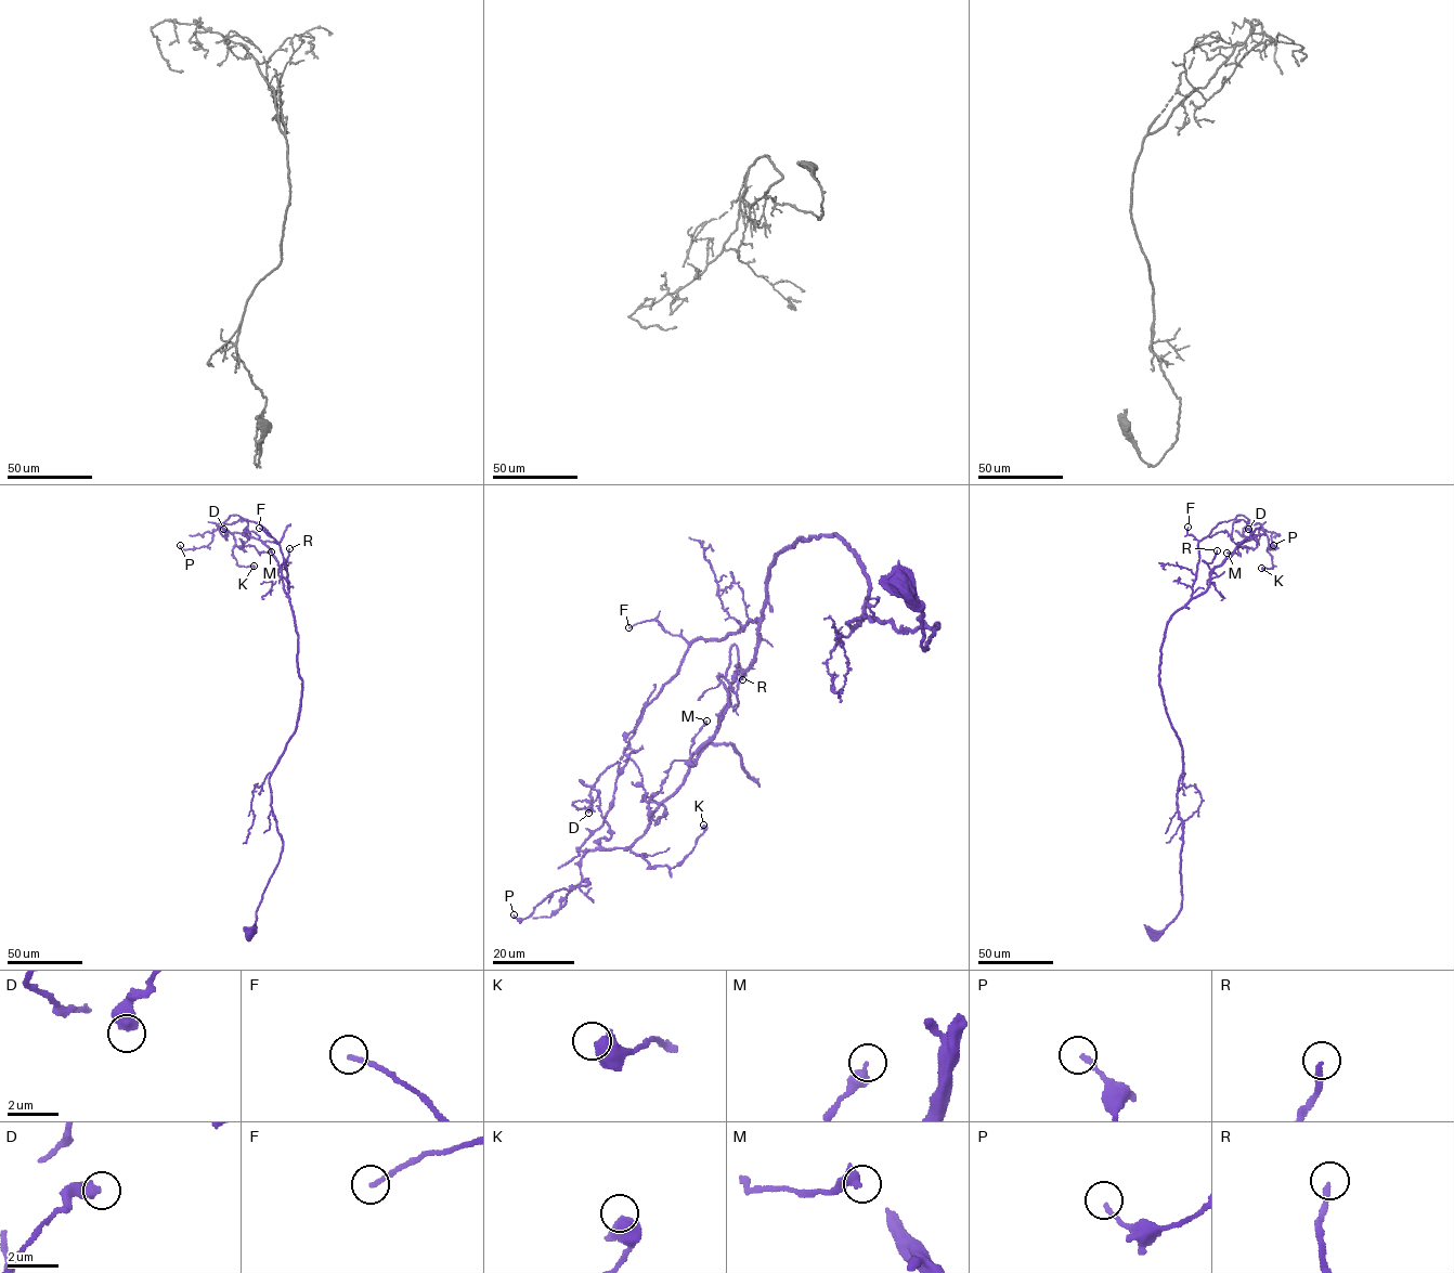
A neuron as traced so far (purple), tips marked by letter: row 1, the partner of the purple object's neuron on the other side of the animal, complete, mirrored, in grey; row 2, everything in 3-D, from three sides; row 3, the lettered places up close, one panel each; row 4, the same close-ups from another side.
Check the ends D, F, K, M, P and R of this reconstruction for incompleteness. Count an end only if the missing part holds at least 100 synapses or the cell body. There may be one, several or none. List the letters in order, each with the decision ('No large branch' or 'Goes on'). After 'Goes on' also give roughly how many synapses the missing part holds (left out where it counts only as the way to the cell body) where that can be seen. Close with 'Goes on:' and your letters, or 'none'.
D: No large branch
F: No large branch
K: No large branch
M: No large branch
P: No large branch
R: No large branch
Goes on: none

